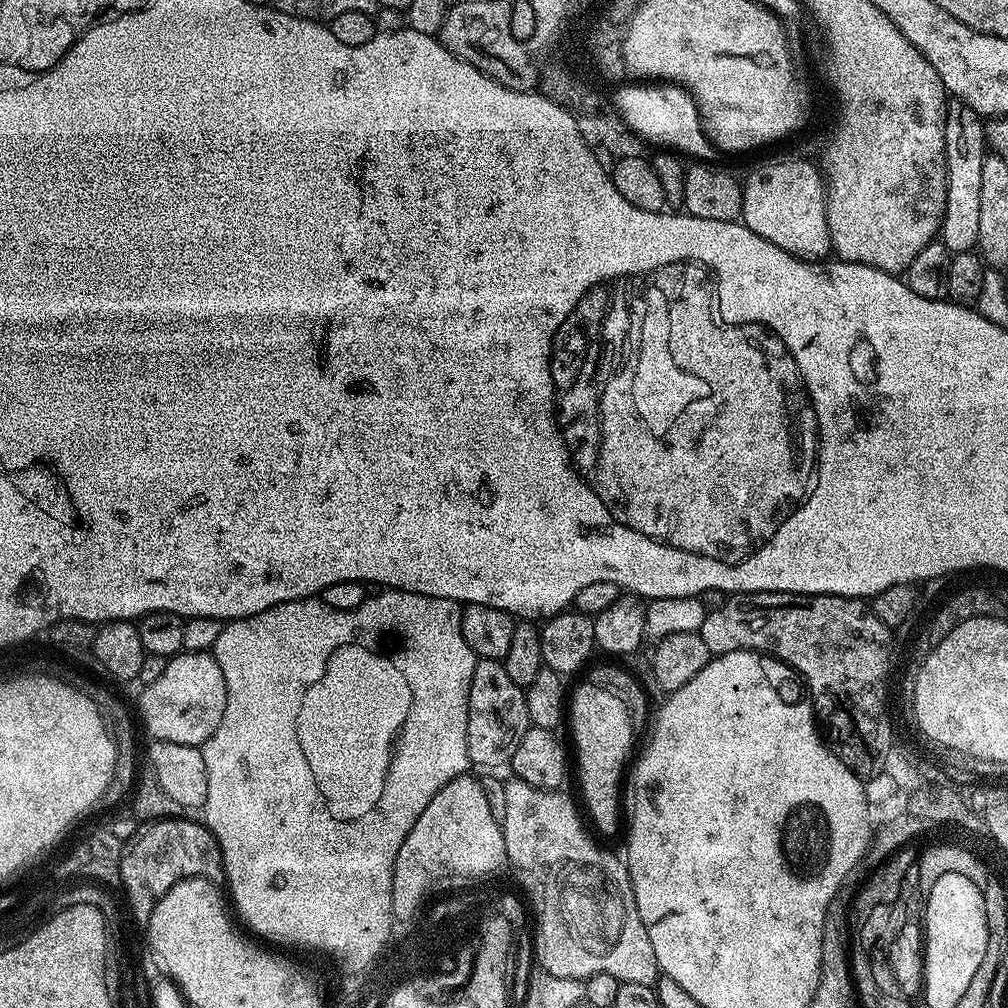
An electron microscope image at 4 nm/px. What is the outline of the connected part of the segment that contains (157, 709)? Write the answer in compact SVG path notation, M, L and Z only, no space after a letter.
M181 652L171 657L162 670L162 678L158 682L143 685L144 693L140 696L140 716L144 719L144 728L152 740L166 742L182 742L202 746L218 730L218 722L222 722L222 710L226 710L226 678L222 678L222 666L208 652Z

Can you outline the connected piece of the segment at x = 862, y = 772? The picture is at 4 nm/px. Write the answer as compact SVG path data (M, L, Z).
M738 592L727 597L718 610L705 612L704 621L700 627L699 634L702 642L706 642L706 650L712 656L721 656L730 654L738 650L747 652L763 652L769 656L774 656L783 664L789 664L796 669L807 695L812 701L812 711L826 737L826 743L832 749L832 753L843 762L855 776L867 778L867 776L876 776L884 767L887 766L888 760L893 755L888 749L888 724L885 724L884 712L881 712L881 701L883 700L883 679L884 667L887 663L888 653L888 635L880 623L873 620L860 604L854 604L855 596L803 596L797 592Z

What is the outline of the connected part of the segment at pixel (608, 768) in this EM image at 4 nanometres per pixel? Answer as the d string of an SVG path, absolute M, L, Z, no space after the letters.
M581 682L576 689L571 689L570 692L570 703L566 708L567 715L570 717L570 724L572 720L572 744L576 747L576 756L574 752L574 768L580 771L580 792L584 795L584 804L588 807L588 812L592 815L592 820L596 823L596 828L604 836L612 836L616 831L621 831L622 820L620 824L620 783L625 783L626 780L626 769L629 767L630 759L628 760L628 755L632 752L632 727L634 727L634 721L632 715L628 712L628 707L622 702L622 698L618 698L616 693L610 690L602 690L602 686L594 686L593 684L587 682Z

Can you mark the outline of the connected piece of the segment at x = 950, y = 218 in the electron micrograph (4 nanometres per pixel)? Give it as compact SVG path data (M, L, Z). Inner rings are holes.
M952 106L946 118L946 206L939 239L949 252L971 252L978 245L978 194L982 190L982 162L986 155L986 128L972 108Z

